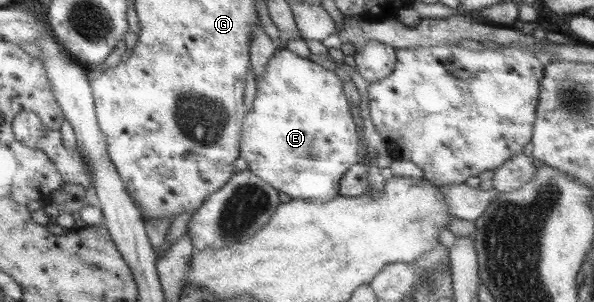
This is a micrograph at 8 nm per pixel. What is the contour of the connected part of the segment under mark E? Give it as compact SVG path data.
M278 48L269 60L266 69L264 69L263 77L257 81L257 93L253 102L252 112L246 113L244 118L242 134L240 137L240 157L248 161L248 169L250 169L257 177L265 180L270 186L276 188L280 192L285 192L292 199L304 199L309 201L326 202L336 198L339 194L339 180L348 172L348 169L358 163L359 138L356 133L356 124L352 117L352 113L346 101L346 95L343 91L342 79L330 70L326 70L308 58L300 57L287 48Z

